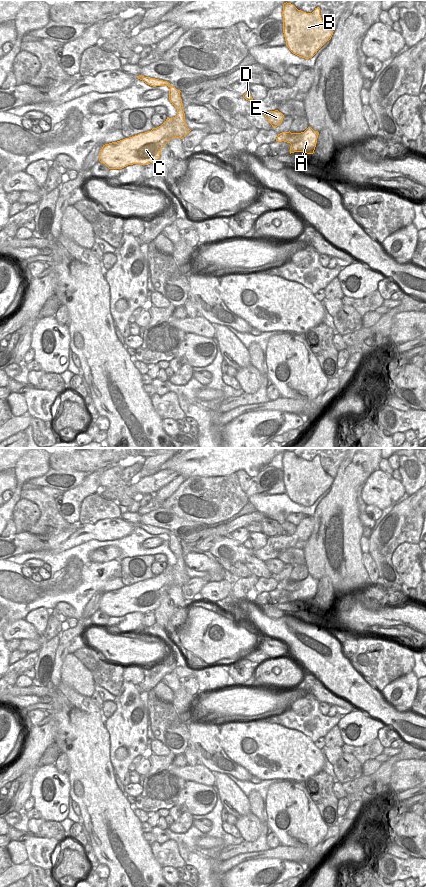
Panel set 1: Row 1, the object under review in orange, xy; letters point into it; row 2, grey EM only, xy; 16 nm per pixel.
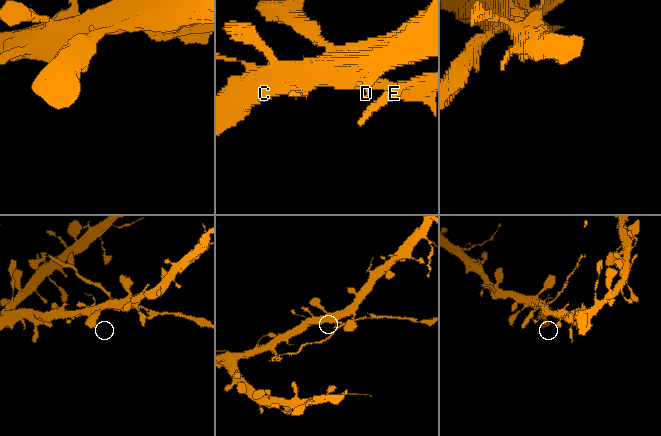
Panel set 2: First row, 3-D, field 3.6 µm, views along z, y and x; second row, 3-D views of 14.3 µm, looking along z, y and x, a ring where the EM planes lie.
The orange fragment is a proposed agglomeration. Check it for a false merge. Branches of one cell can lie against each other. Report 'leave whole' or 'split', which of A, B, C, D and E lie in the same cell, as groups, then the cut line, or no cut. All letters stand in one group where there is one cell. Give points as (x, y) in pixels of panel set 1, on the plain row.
split; groups A B C D / E; cut xy (286, 580), (292, 588), (300, 588)

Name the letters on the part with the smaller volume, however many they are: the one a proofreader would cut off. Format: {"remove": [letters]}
{"remove": ["E"]}

